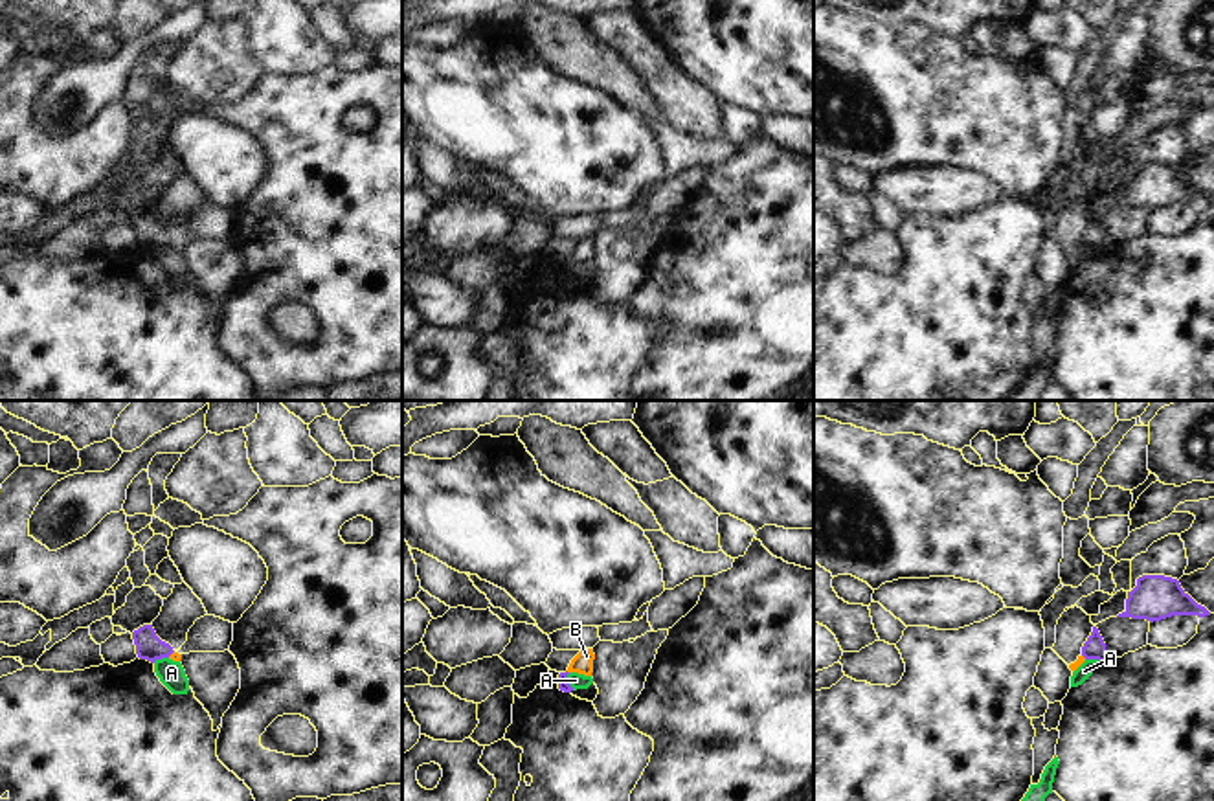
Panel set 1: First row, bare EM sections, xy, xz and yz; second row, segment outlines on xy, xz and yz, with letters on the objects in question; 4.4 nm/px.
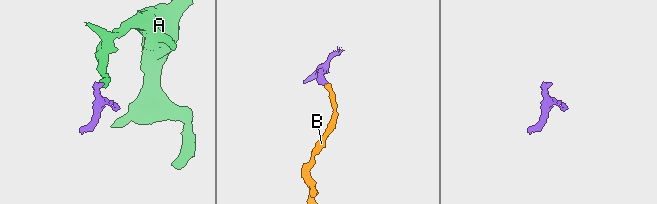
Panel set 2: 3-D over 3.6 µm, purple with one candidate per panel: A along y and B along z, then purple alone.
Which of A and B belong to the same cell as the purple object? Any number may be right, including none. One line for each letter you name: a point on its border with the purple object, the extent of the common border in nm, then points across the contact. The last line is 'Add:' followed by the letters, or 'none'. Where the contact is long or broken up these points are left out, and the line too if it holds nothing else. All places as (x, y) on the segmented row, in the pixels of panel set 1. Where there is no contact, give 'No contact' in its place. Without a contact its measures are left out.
B: Touches purple at xy (169, 654). Shared border 40 nm. Path across: xy (149, 647), (169, 654), (175, 656)
Add: B.

